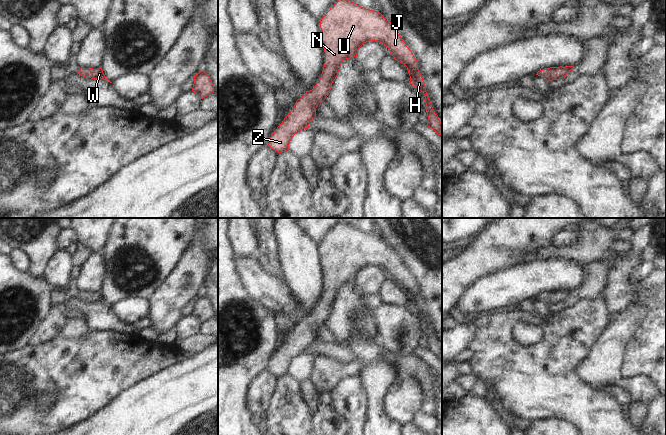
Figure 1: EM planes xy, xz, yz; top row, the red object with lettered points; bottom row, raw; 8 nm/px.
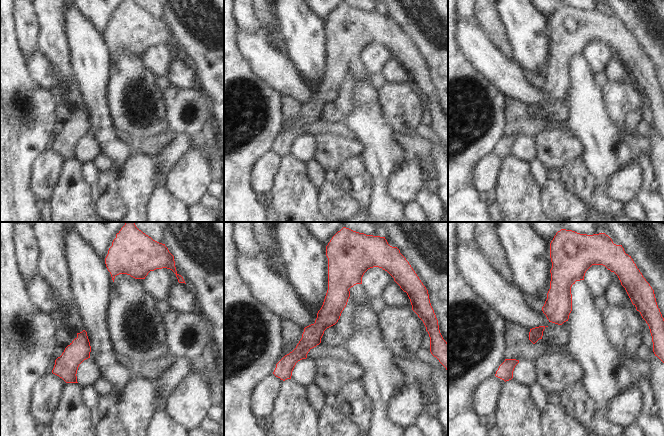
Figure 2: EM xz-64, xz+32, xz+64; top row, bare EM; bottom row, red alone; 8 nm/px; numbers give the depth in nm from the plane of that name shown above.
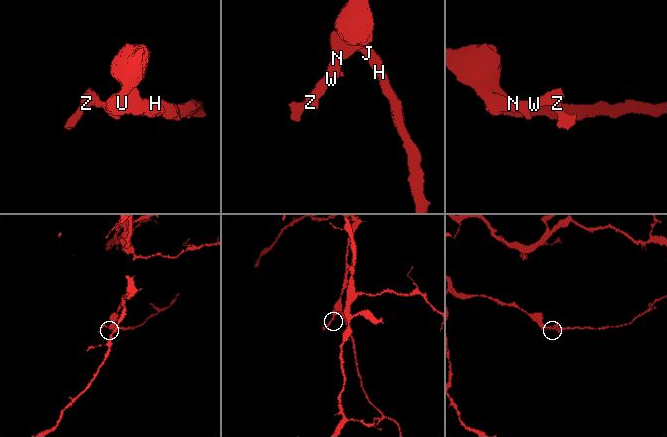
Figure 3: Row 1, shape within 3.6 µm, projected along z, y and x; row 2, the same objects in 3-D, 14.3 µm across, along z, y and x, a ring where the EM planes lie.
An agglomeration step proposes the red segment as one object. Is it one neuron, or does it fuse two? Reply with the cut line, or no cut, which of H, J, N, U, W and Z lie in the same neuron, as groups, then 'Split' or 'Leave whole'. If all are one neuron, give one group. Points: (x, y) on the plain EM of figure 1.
No split. Groups: H J N U W Z. Leave whole.

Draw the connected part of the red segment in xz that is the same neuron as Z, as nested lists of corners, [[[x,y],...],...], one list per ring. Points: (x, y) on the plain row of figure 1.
[[[341,221],[320,244],[320,252],[322,254],[322,266],[325,276],[325,287],[321,301],[312,314],[306,315],[306,318],[296,325],[293,333],[271,359],[268,368],[269,371],[278,377],[289,374],[292,361],[299,355],[309,352],[310,345],[316,341],[317,329],[322,327],[330,317],[332,307],[338,299],[341,287],[345,283],[357,281],[359,272],[369,265],[377,265],[384,268],[394,283],[407,291],[410,300],[409,307],[425,319],[425,333],[428,340],[427,350],[442,360],[442,347],[427,320],[425,307],[418,294],[418,285],[402,261],[398,258],[393,248],[386,244],[380,236],[366,233]]]

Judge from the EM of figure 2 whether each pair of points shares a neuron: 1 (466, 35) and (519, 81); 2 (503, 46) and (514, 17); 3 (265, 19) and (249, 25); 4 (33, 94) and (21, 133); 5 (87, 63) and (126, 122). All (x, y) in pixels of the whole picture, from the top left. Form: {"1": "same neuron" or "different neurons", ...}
{"1": "same neuron", "2": "different neurons", "3": "different neurons", "4": "same neuron", "5": "different neurons"}

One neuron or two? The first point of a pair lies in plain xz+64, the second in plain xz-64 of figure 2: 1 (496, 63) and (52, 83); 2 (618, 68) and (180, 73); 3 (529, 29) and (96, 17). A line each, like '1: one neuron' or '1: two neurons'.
1: one neuron
2: one neuron
3: two neurons

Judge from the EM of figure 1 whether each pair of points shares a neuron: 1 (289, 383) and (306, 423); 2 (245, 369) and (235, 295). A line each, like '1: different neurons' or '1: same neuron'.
1: same neuron
2: same neuron

